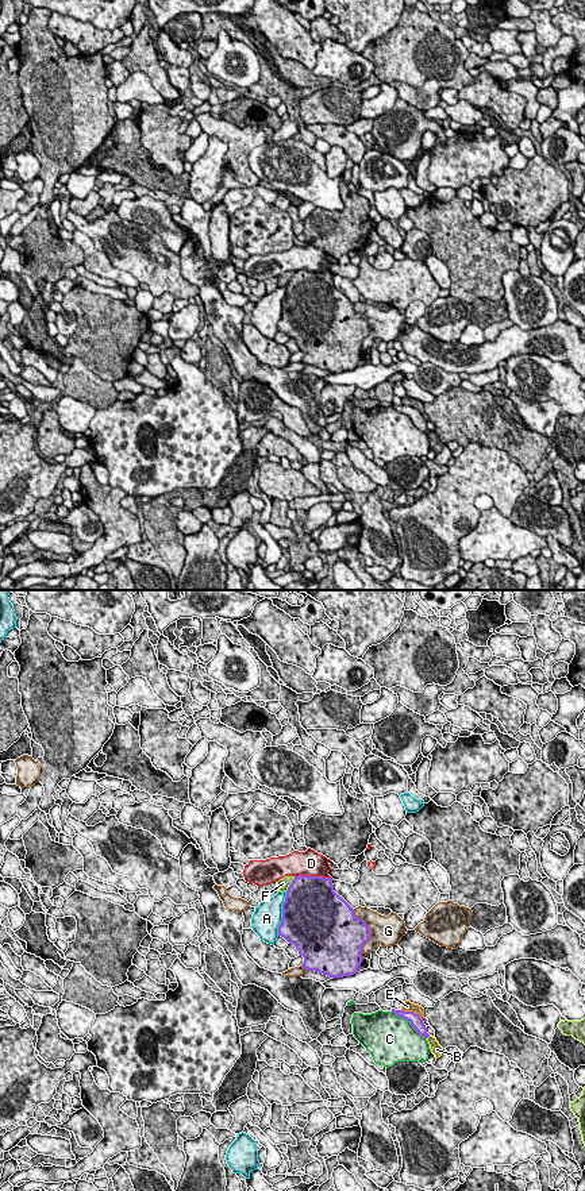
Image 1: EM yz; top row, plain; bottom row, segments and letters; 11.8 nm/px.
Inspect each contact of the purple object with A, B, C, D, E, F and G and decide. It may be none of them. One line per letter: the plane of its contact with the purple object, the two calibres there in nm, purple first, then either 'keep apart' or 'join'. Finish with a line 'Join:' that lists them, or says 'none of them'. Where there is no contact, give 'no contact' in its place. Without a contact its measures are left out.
A: contact in yz; calibres 500 and 340 nm; keep apart
B: no contact; keep apart
C: contact in yz; calibres 140 and 480 nm; keep apart
D: contact in yz; calibres 500 and 300 nm; keep apart
E: contact in yz; calibres 140 and 130 nm; keep apart
F: contact in yz; calibres 500 and 130 nm; keep apart
G: contact in yz; calibres 400 and 360 nm; keep apart
Join: none of them

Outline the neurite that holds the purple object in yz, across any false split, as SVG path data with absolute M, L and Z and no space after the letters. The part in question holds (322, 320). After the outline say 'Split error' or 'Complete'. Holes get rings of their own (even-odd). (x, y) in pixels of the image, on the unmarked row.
M295 271L282 298L282 315L278 321L278 331L296 342L299 350L304 352L303 363L335 374L351 371L358 367L358 362L363 355L361 351L362 342L369 336L372 327L365 316L354 309L354 304L334 286L332 275L323 271Z. Complete

